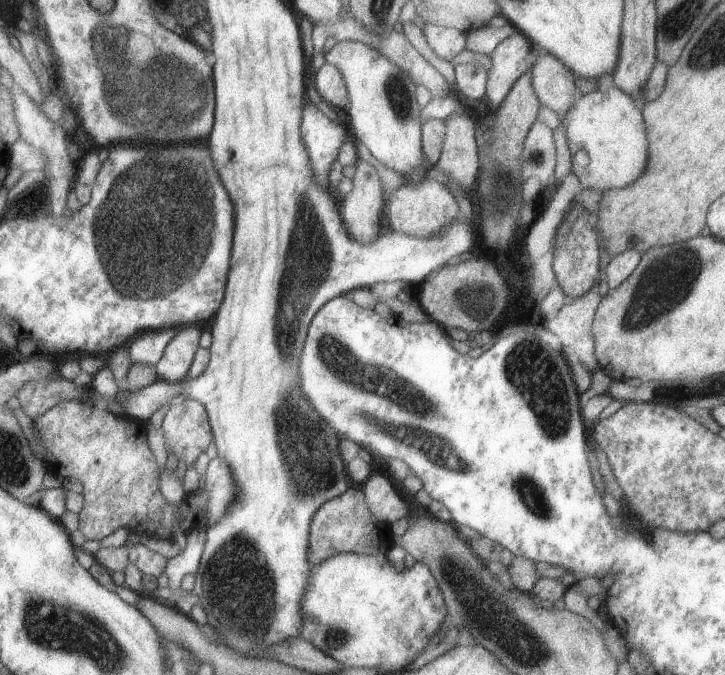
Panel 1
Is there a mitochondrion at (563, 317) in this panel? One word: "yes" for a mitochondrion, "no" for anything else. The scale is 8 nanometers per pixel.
no

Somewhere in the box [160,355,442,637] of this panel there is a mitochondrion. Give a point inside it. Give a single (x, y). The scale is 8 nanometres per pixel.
(235, 584)

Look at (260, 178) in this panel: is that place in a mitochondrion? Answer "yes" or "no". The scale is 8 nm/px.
no

